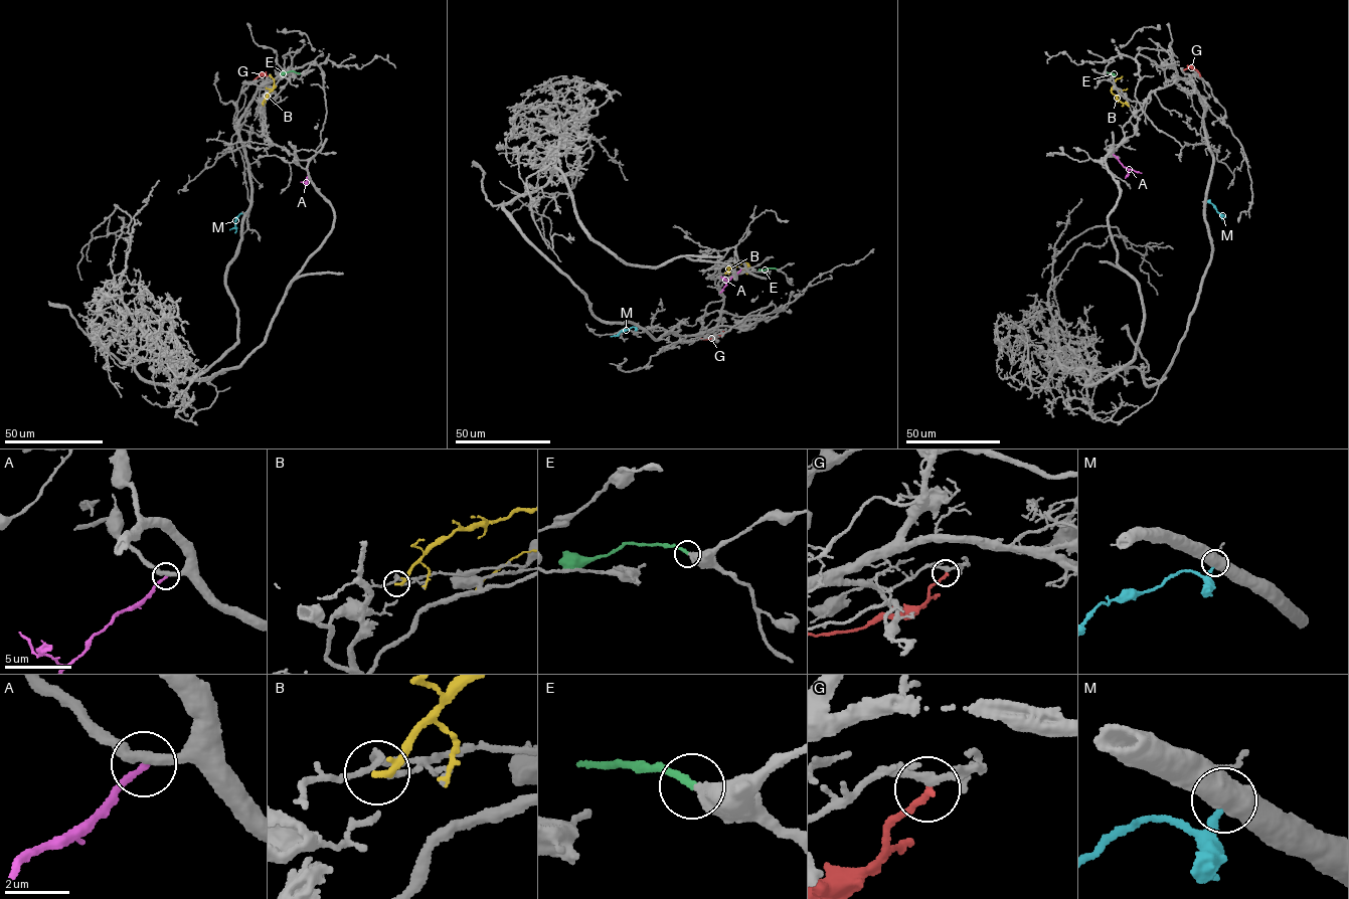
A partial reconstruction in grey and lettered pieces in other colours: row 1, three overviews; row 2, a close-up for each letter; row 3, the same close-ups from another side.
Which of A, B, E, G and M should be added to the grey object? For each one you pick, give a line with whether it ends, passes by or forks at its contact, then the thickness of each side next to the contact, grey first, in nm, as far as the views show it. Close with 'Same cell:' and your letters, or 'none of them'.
E: it ends | 440/260 nm
G: it ends | 200/200 nm
Same cell: E, G

